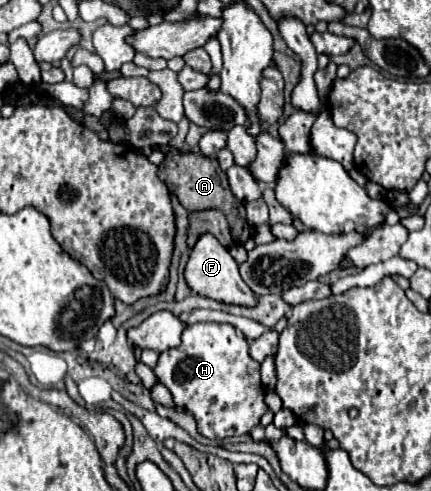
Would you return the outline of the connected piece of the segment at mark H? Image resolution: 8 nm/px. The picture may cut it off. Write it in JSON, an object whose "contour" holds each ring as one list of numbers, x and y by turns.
{"contour":[[188,325,182,333,180,347,160,353,154,373,172,393,176,407,190,411,198,423,200,435,208,439,250,433,268,411,264,401,266,391,260,381,260,363,250,357,246,337,232,325]]}

